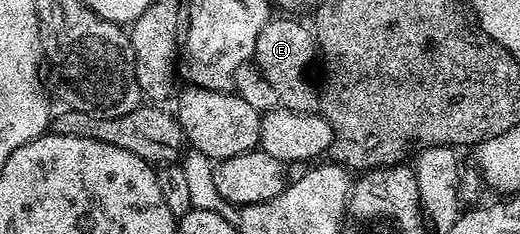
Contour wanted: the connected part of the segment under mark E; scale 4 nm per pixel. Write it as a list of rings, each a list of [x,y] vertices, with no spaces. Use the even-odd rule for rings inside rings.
[[[273,16],[259,33],[252,61],[261,69],[263,76],[267,76],[267,84],[275,88],[277,101],[284,109],[315,114],[321,108],[321,95],[315,89],[315,82],[313,86],[309,79],[309,69],[318,58],[319,47],[314,31],[304,21]]]

